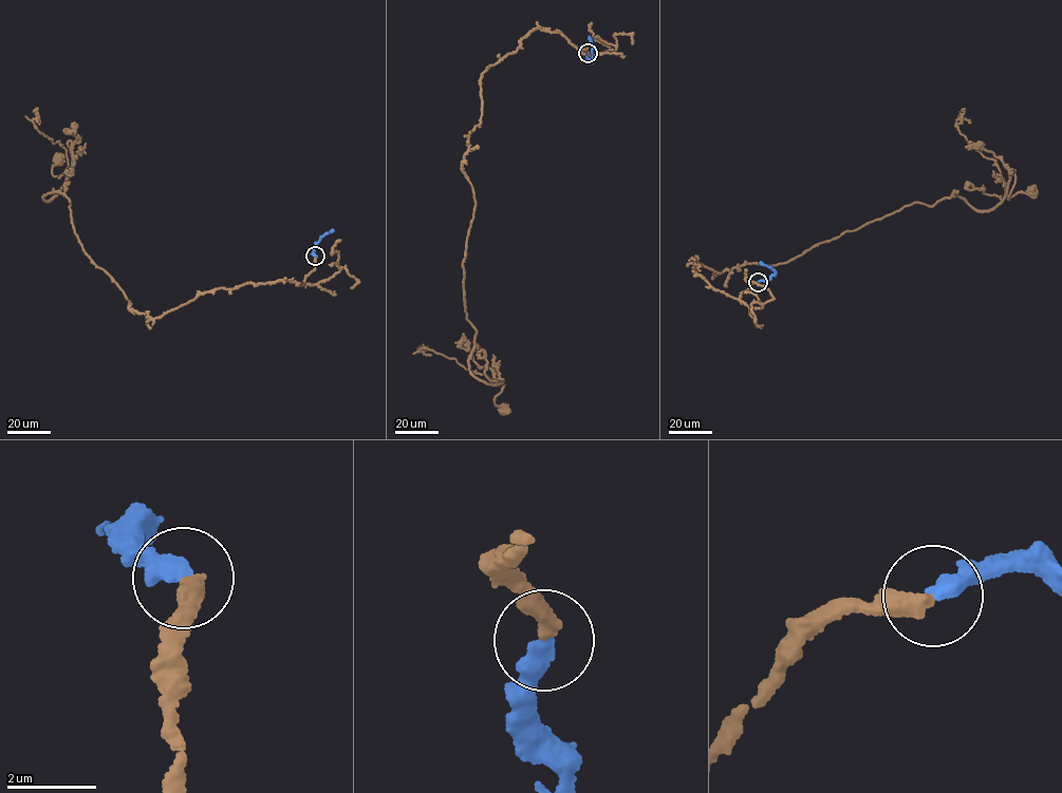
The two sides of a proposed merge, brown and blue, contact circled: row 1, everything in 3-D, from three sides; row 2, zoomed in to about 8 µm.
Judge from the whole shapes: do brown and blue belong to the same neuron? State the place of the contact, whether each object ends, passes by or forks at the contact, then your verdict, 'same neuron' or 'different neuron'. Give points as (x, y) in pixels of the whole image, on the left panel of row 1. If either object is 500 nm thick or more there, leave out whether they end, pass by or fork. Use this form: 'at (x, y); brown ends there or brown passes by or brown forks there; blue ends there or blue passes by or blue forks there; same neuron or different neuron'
at (315, 256); brown ends there; blue ends there; same neuron

